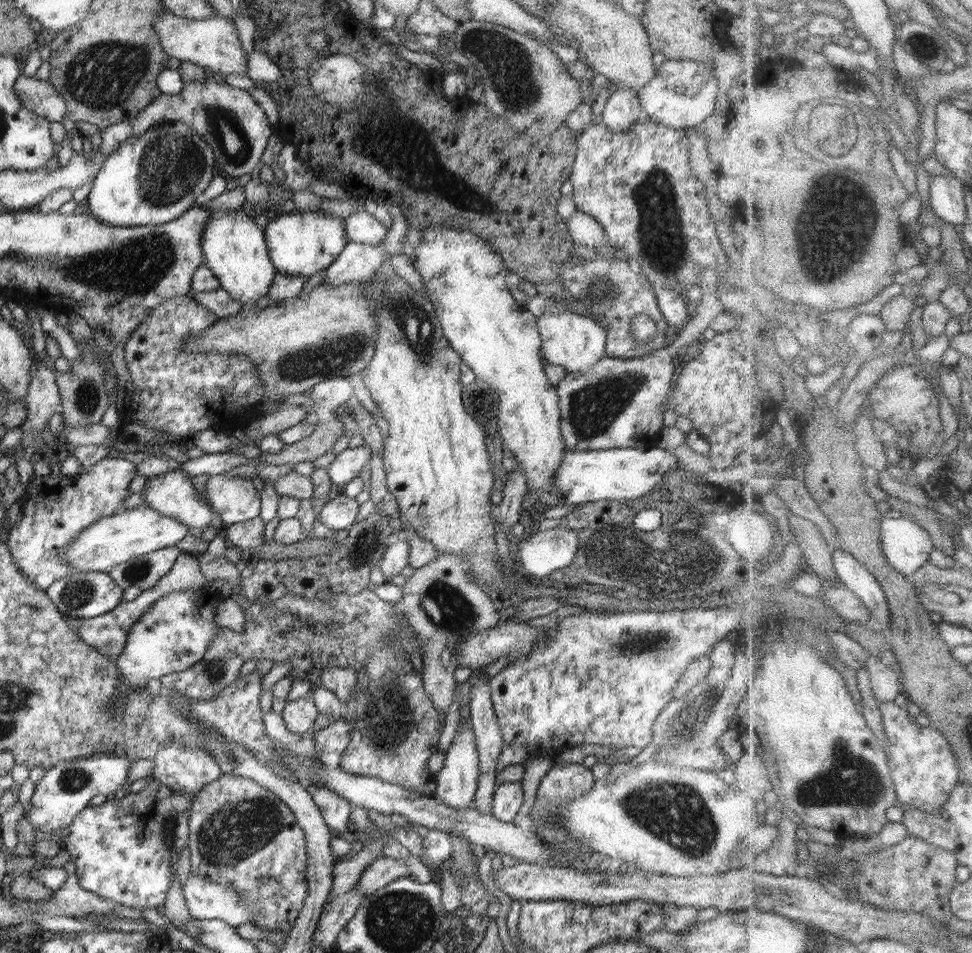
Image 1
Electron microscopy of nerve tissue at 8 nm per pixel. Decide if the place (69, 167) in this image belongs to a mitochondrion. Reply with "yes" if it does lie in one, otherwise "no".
no

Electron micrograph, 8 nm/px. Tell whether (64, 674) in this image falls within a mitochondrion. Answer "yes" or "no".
no

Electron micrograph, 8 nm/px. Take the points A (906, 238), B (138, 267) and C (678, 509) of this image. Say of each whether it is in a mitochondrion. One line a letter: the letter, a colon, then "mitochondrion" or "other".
A: other
B: mitochondrion
C: mitochondrion

